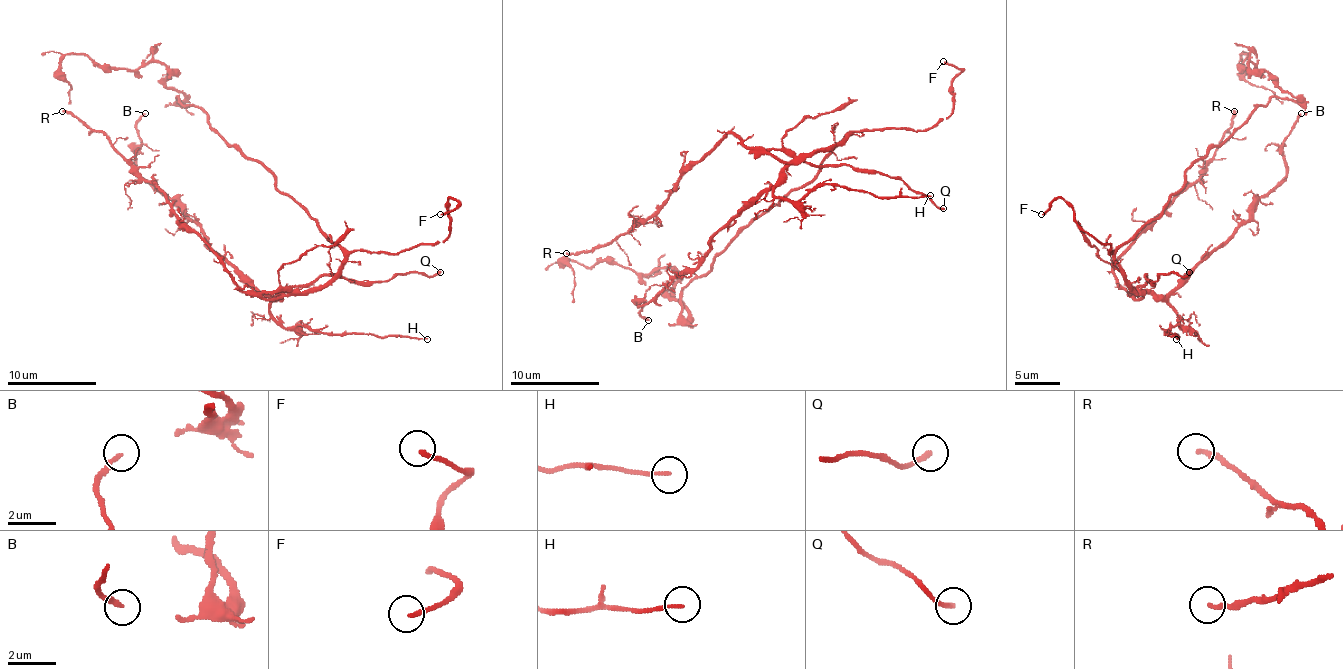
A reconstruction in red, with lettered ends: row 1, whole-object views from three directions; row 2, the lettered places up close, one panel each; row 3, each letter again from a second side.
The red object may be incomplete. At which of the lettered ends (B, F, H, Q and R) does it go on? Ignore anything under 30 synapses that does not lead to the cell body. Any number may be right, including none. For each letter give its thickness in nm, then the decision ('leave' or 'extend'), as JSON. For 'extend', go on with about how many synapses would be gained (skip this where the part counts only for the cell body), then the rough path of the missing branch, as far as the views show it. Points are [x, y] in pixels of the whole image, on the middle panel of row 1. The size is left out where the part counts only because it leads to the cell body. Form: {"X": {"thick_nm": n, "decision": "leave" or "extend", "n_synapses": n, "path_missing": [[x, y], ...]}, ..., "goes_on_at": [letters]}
{"B": {"thick_nm": 180, "decision": "leave"}, "F": {"thick_nm": 180, "decision": "extend"}, "H": {"thick_nm": 130, "decision": "leave"}, "Q": {"thick_nm": 190, "decision": "leave"}, "R": {"thick_nm": 190, "decision": "leave"}, "goes_on_at": ["F"]}

